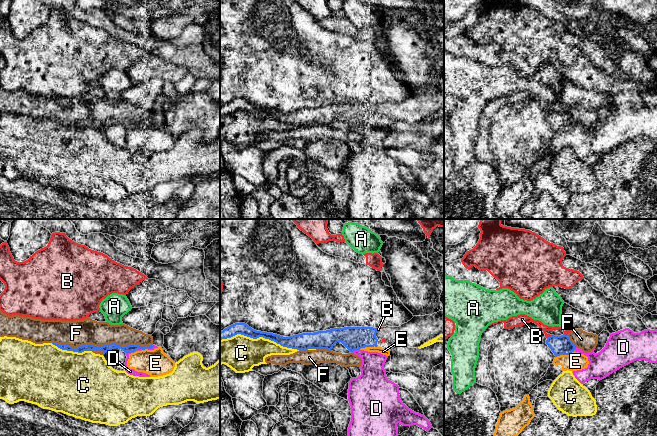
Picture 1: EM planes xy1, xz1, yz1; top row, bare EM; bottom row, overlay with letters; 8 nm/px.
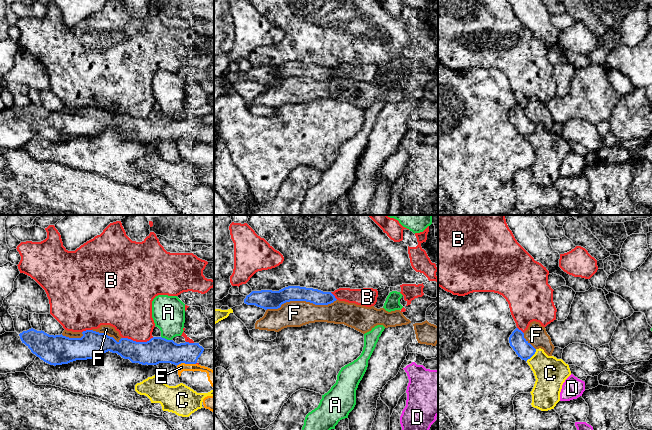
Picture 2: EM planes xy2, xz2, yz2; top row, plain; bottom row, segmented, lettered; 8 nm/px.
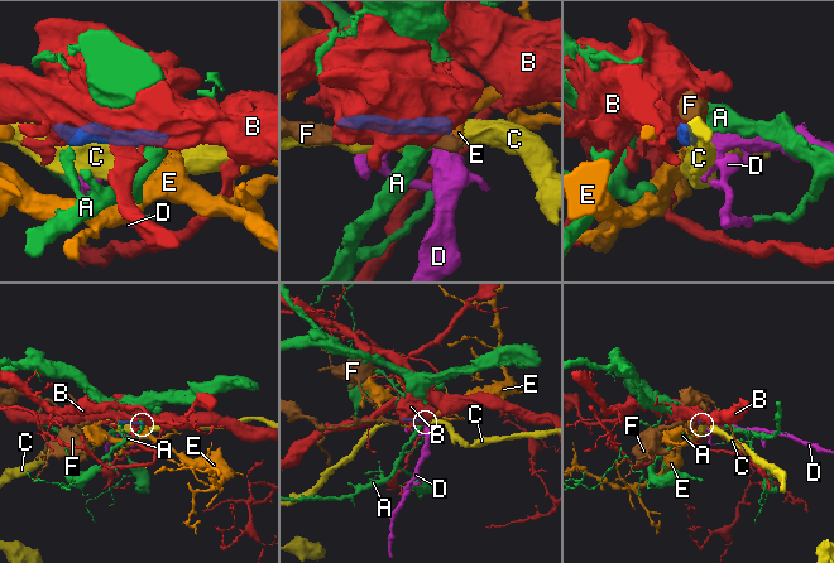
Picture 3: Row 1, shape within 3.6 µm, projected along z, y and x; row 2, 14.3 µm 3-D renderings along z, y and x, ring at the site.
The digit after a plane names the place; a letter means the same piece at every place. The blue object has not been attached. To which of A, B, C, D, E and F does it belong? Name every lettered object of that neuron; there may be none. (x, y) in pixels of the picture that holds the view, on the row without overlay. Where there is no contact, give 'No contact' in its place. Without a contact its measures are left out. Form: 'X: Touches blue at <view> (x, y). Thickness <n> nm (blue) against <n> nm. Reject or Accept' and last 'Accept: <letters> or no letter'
A: Touches blue at xy2 (166, 115). Thickness 220 nm (blue) against 280 nm. Reject
B: Touches blue at xy2 (137, 118). Thickness 220 nm (blue) against 360 nm. Reject
C: Touches blue at xz1 (259, 112). Thickness 100 nm (blue) against 280 nm. Reject
D: Touches blue at xy1 (134, 127). Thickness 60 nm (blue) against 50 nm. Reject
E: Touches blue at xy2 (185, 139). Thickness 220 nm (blue) against 100 nm. Reject
F: Touches blue at xy1 (102, 122). Thickness 60 nm (blue) against 200 nm. Reject
Accept: no letter

